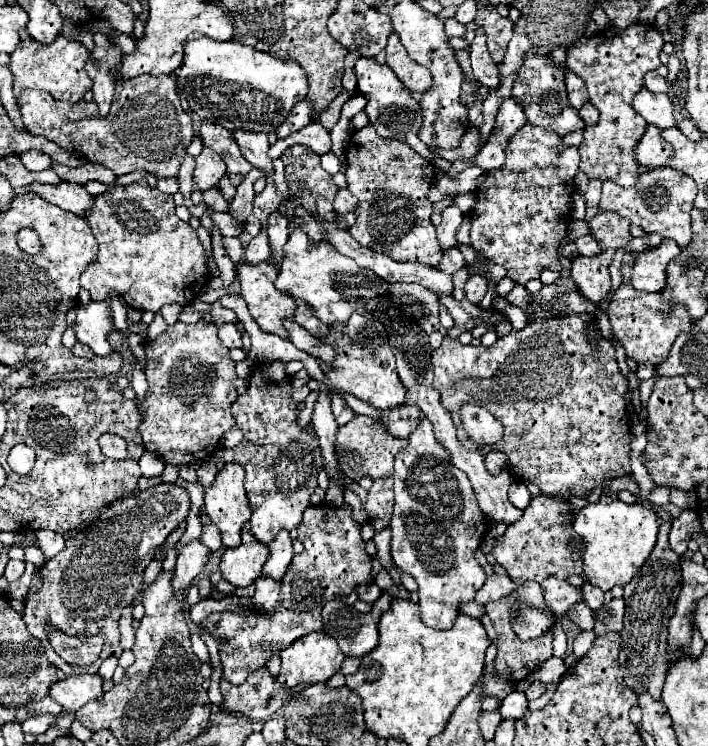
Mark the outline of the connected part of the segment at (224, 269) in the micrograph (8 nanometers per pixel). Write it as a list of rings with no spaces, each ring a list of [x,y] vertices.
[[[213,228],[211,244],[213,244],[215,262],[217,262],[217,268],[219,268],[219,278],[223,280],[223,288],[229,288],[235,282],[235,278],[237,278],[237,270],[235,270],[229,254],[227,254],[227,250],[221,244],[221,234],[219,234],[217,228]]]

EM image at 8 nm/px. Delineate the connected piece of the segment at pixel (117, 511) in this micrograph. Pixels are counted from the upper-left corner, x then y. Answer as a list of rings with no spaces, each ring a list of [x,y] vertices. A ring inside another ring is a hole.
[[[157,484],[149,490],[141,490],[135,496],[123,496],[119,500],[115,500],[111,506],[103,508],[99,512],[99,516],[83,530],[73,532],[67,540],[65,540],[65,548],[49,558],[33,576],[29,592],[25,596],[25,610],[23,610],[23,618],[25,624],[29,628],[29,632],[35,638],[41,638],[41,644],[45,650],[45,654],[49,656],[49,662],[53,662],[57,668],[61,668],[65,674],[97,674],[101,662],[105,660],[103,656],[99,656],[97,662],[89,664],[89,666],[71,666],[67,664],[63,658],[59,658],[55,654],[55,650],[51,648],[49,640],[43,634],[43,622],[49,620],[51,624],[55,624],[61,632],[71,634],[71,636],[79,636],[79,634],[89,634],[89,622],[113,622],[119,624],[121,612],[123,608],[127,608],[131,604],[131,600],[135,598],[135,594],[141,588],[143,582],[143,572],[147,568],[147,564],[155,558],[159,546],[165,542],[165,538],[171,534],[171,530],[177,528],[177,524],[187,516],[189,512],[189,494],[187,490],[183,490],[177,484]]]

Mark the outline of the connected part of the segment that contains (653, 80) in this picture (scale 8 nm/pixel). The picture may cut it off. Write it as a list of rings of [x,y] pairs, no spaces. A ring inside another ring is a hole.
[[[651,70],[649,74],[645,74],[643,84],[645,84],[645,88],[651,90],[651,92],[667,92],[667,90],[669,90],[669,82],[667,82],[665,78],[661,78],[659,74],[655,74],[653,70]]]

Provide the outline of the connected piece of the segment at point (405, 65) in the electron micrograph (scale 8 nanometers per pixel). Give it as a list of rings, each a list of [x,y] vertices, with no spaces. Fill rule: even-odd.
[[[393,32],[387,42],[387,66],[397,74],[397,78],[409,88],[417,92],[427,92],[433,84],[429,68],[417,64],[415,60],[409,58],[405,46],[399,42],[399,36]]]

